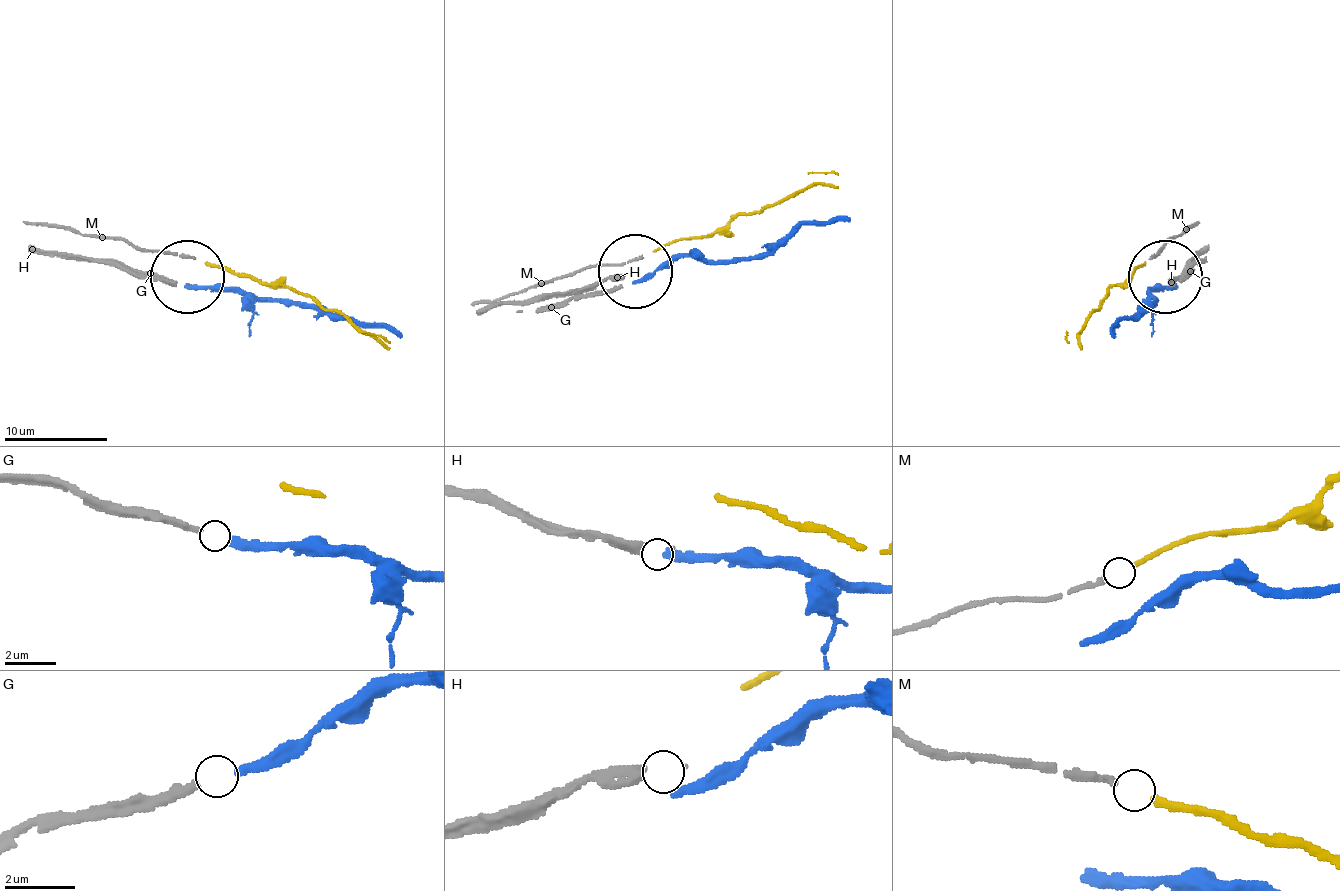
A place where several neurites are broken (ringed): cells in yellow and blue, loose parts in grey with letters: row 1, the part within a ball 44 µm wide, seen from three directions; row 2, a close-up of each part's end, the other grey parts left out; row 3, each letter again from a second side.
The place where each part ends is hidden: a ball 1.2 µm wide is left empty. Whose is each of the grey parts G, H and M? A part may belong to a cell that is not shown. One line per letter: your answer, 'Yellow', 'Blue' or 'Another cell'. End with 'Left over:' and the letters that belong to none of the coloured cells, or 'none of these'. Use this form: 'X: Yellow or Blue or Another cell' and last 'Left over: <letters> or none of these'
G: Blue
H: Another cell
M: Yellow
Left over: H

